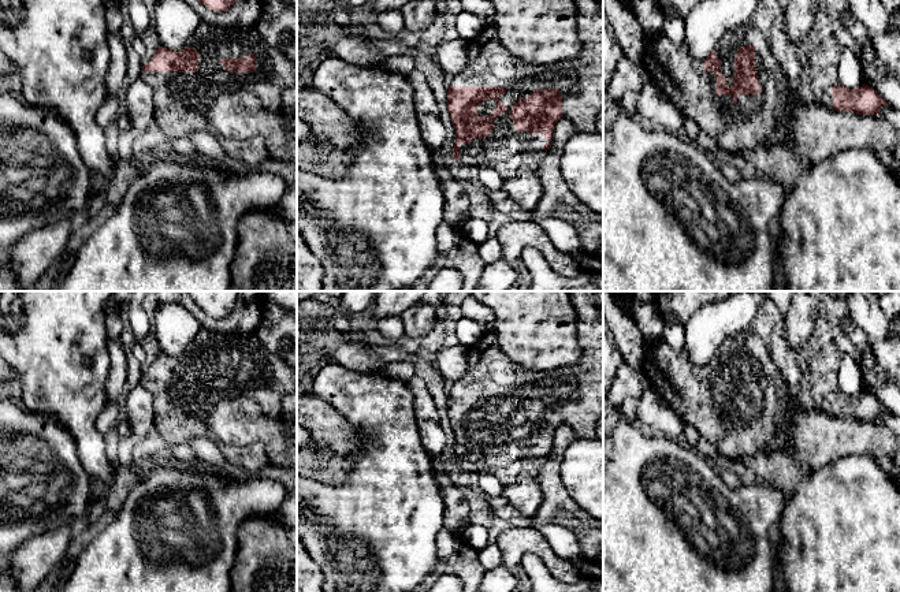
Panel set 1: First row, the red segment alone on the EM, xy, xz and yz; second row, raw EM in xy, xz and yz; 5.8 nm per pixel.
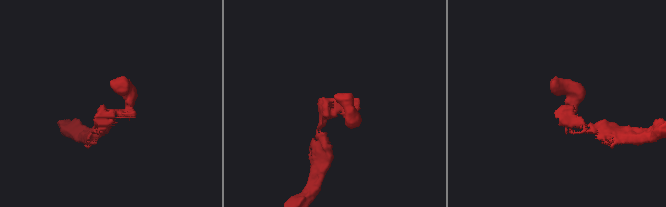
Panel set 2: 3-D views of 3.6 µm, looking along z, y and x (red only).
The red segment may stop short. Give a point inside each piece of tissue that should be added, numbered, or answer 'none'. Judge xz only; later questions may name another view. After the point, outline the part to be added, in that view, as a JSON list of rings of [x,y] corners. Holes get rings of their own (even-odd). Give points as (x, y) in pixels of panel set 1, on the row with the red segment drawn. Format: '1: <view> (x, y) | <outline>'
1: xz (580, 81) | [[[574,0],[579,14],[579,37],[581,41],[581,53],[577,59],[557,62],[553,64],[527,64],[522,59],[513,56],[498,40],[495,27],[488,25],[483,31],[468,45],[468,67],[461,72],[462,78],[454,78],[450,86],[502,86],[506,93],[499,96],[499,103],[507,107],[507,111],[492,119],[492,124],[497,127],[486,138],[475,138],[469,144],[460,145],[460,160],[471,167],[486,167],[494,161],[506,160],[507,157],[522,153],[543,150],[543,146],[548,144],[548,138],[544,138],[542,133],[532,135],[529,131],[518,133],[514,129],[513,119],[510,118],[510,109],[520,98],[528,98],[533,90],[539,89],[558,89],[562,96],[562,118],[569,119],[577,131],[595,133],[596,131],[596,115],[603,108],[603,0]]]

